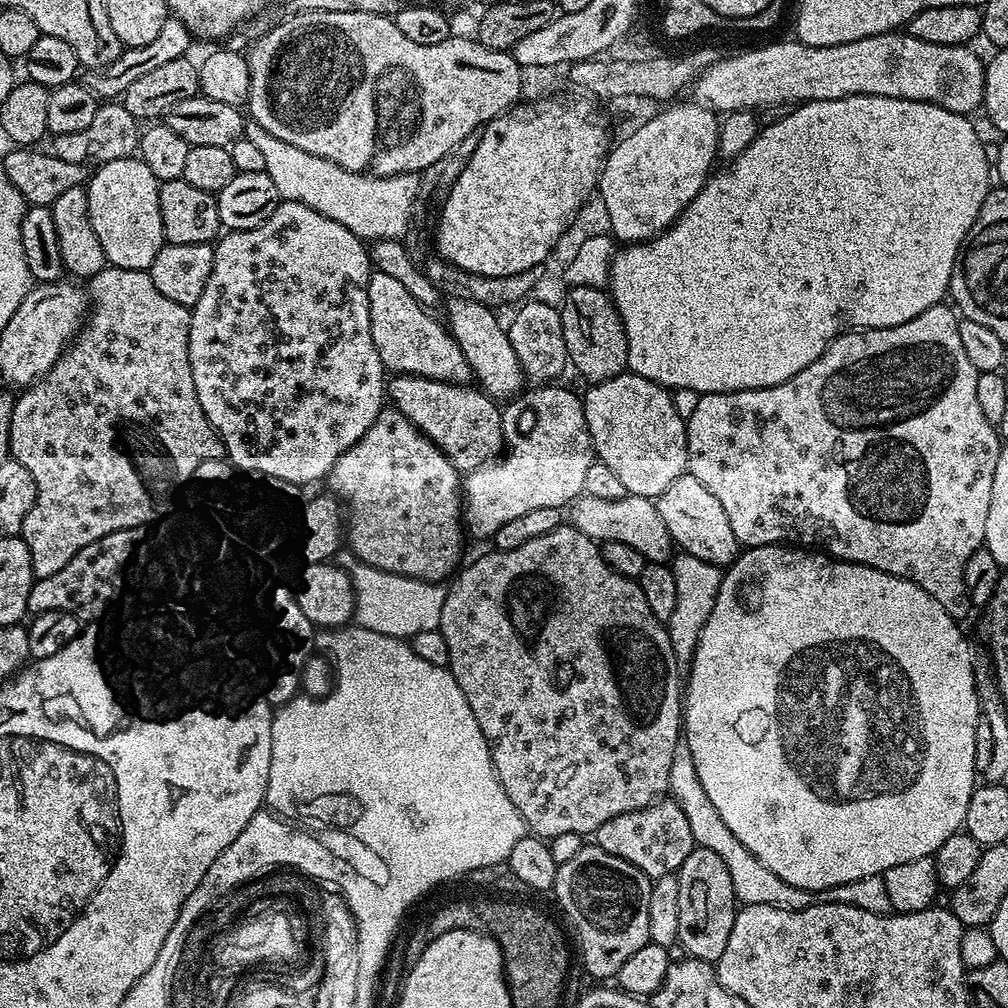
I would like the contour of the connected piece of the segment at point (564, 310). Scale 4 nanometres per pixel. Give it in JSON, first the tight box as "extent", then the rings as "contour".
{"extent":[559,286,628,385],"contour":[[[594,286],[569,287],[564,303],[559,307],[562,318],[562,338],[566,338],[569,365],[588,379],[589,385],[621,376],[628,367],[628,339],[624,316],[607,296],[604,288]]]}

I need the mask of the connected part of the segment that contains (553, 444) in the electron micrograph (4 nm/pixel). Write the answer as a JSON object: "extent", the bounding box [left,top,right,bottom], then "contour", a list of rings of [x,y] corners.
{"extent":[462,382,594,537],"contour":[[[552,382],[547,386],[540,386],[532,396],[532,408],[536,411],[536,421],[532,429],[517,442],[509,447],[499,458],[475,468],[467,473],[462,480],[462,516],[466,521],[466,528],[476,536],[495,537],[506,522],[519,518],[529,510],[543,510],[546,506],[563,509],[571,505],[577,496],[581,495],[586,482],[586,473],[594,459],[590,430],[586,426],[584,401],[581,393],[571,392],[568,388],[559,388],[559,383]]]}

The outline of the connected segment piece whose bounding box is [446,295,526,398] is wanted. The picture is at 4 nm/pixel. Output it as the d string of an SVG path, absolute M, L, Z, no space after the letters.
M457 295L455 299L448 304L446 320L450 325L452 337L466 354L475 381L493 398L514 395L523 384L526 384L526 377L518 362L518 354L514 354L514 346L510 346L507 327L500 322L497 313L482 301L461 295Z

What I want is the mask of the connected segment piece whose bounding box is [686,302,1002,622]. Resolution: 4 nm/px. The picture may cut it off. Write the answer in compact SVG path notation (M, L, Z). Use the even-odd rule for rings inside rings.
M941 302L930 306L930 310L922 310L922 314L918 314L918 318L910 318L910 322L902 322L902 326L861 328L859 330L843 332L841 336L833 338L826 346L824 353L814 362L810 362L810 366L806 366L806 370L798 370L798 374L794 374L794 378L790 378L778 386L751 388L750 390L742 390L741 392L703 393L698 406L694 410L694 414L691 414L688 421L686 421L688 425L688 429L686 430L686 446L688 447L687 475L698 478L698 482L702 482L702 486L706 486L706 490L710 490L710 494L714 494L714 498L718 498L718 502L722 502L722 510L726 510L726 518L730 518L730 530L734 530L734 538L738 538L738 542L745 549L761 548L767 544L803 546L808 550L819 550L838 560L846 560L850 564L864 564L868 568L885 572L891 576L901 576L903 580L914 582L919 588L926 590L926 594L930 594L930 598L934 598L934 602L938 602L938 606L942 606L942 610L946 610L946 614L950 614L957 622L960 622L963 621L963 616L970 611L968 595L966 594L966 582L964 581L966 558L970 558L970 554L974 554L974 550L984 547L986 518L990 515L990 489L994 486L994 466L998 466L998 454L1002 447L1002 437L997 425L986 422L986 418L982 414L982 409L978 406L977 387L980 373L967 360L966 350L962 350L962 342L958 338L960 320L958 319L957 313L951 307L948 309L946 305L947 303Z

